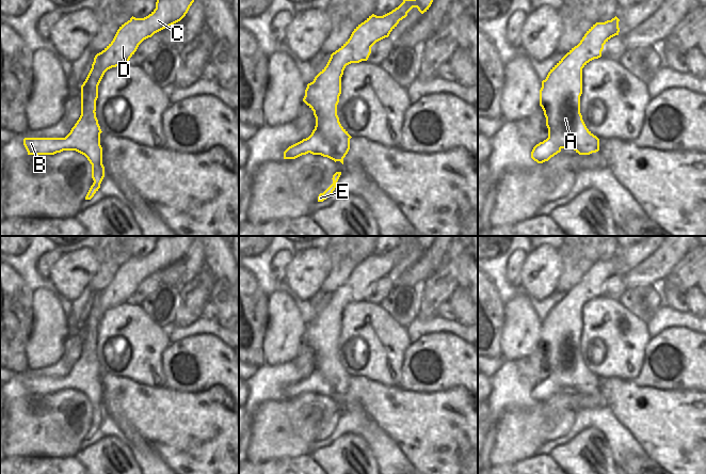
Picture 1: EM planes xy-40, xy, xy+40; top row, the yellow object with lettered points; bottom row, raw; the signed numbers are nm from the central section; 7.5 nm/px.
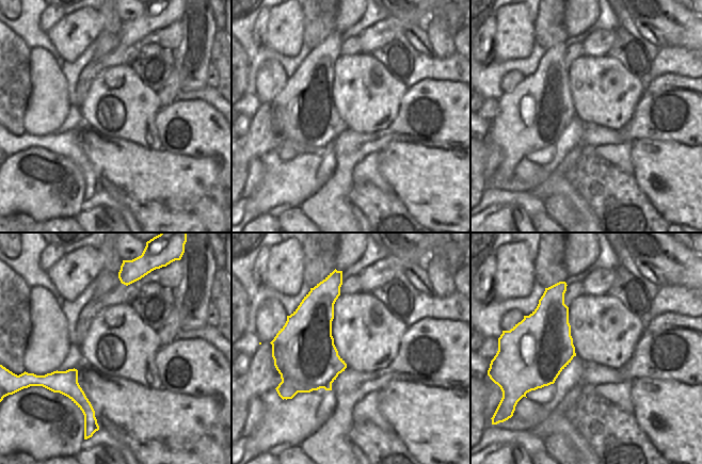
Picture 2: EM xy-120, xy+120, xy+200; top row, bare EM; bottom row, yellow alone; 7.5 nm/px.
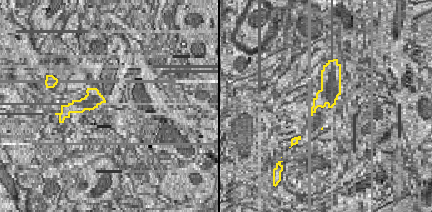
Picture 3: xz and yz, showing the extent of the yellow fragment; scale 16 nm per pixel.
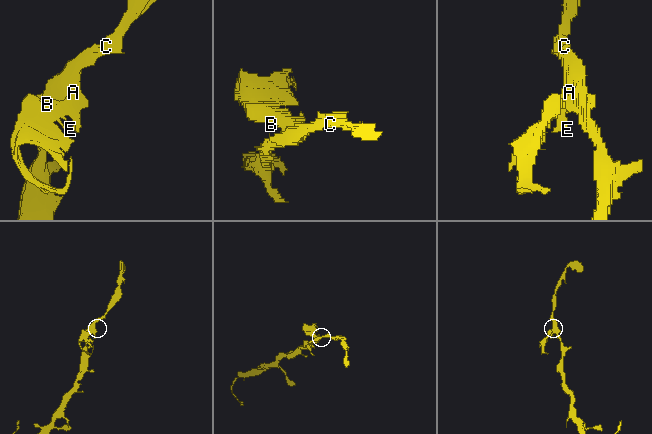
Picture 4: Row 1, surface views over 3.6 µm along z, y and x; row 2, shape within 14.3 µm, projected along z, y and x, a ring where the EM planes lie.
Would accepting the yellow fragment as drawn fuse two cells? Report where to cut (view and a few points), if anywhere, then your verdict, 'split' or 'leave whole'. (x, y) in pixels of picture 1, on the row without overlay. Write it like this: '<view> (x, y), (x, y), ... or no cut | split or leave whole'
xy (315, 367), (332, 384), (339, 399) | split

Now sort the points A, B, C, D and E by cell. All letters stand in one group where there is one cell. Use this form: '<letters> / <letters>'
A C D / B E

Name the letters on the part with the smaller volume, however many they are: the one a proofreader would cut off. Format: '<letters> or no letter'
B, E

